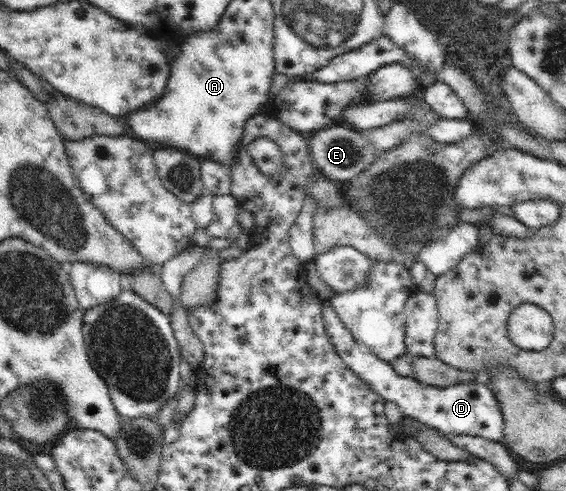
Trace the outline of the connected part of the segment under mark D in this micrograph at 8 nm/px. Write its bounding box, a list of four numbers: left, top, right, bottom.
[322,300,504,441]

